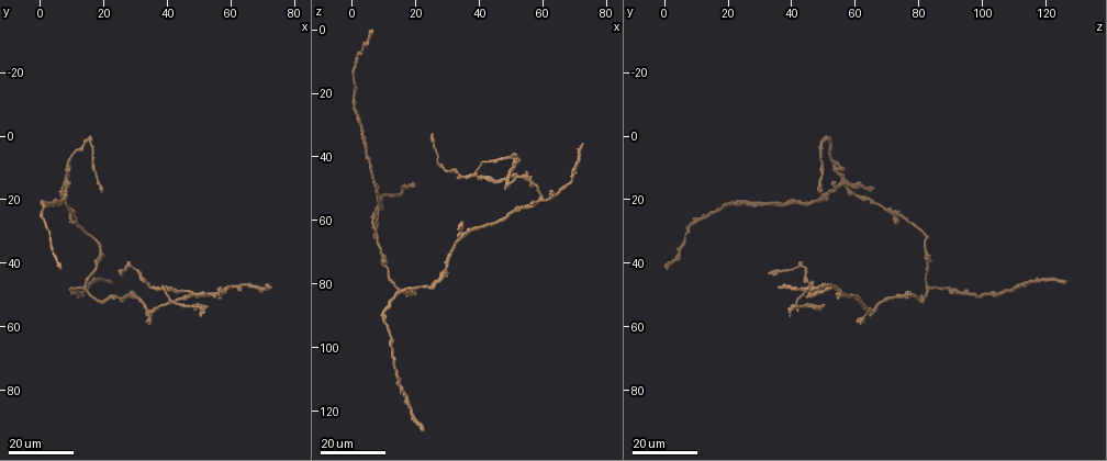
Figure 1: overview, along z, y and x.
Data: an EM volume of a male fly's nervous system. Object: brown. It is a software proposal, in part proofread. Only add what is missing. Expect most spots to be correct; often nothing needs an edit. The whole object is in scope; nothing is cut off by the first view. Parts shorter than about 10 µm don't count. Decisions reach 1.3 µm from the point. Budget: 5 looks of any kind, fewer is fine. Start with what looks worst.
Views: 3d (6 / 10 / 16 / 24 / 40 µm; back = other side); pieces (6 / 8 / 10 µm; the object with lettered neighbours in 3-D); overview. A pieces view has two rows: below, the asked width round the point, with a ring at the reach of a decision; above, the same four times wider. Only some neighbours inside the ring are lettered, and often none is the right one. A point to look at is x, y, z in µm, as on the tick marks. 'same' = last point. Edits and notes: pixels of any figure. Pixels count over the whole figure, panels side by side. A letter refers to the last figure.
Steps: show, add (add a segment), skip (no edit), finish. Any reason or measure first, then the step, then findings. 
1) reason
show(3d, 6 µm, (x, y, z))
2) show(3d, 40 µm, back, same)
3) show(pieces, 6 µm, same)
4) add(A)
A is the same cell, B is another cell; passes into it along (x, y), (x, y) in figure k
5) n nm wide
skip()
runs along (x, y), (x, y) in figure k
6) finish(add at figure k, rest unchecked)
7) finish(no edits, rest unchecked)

show(3d, 16 µm, (52, 55, 48))

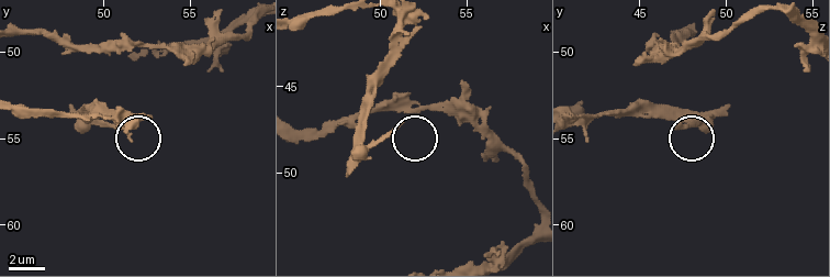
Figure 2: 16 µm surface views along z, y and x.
what lies round it
show(pieces, 6 µm, (51.2, 54.4, 47.2))

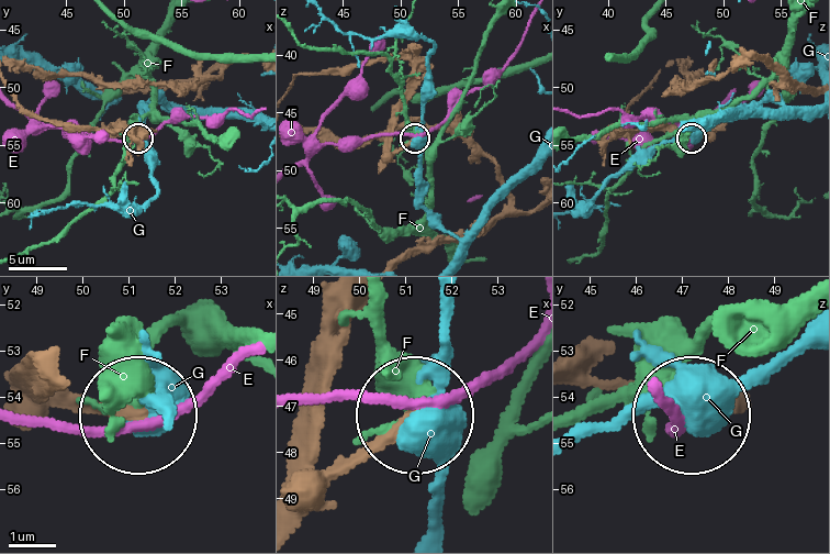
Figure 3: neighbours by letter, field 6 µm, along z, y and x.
skip()
E, F and G are other cells; no lettered segment goes on from it

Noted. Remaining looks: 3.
end of a long branch
show(3d, 16 µm, (72, 48, 36))

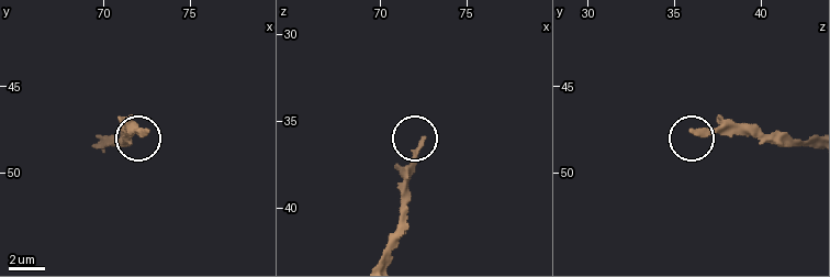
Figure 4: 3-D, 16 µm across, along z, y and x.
show(pieces, 10 µm, (72.4, 47.5, 36.0))

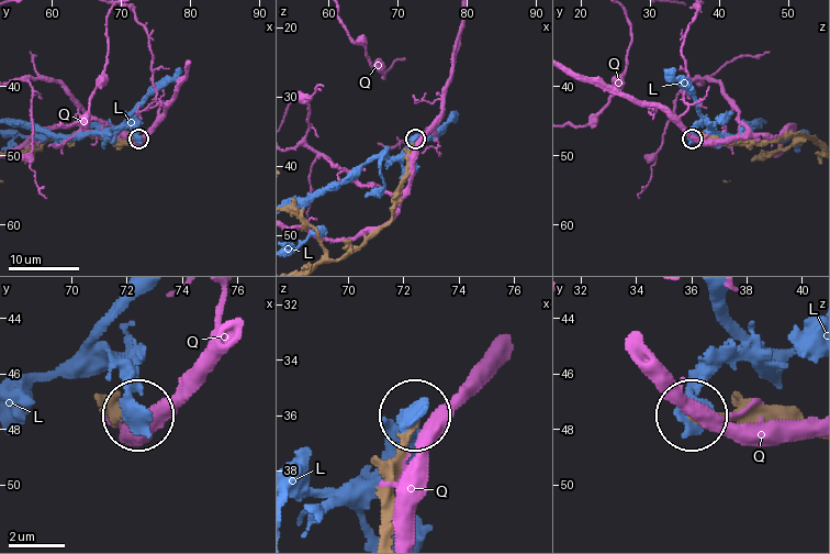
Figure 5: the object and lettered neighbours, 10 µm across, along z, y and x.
skip()
L and Q are other cells; none of them fits

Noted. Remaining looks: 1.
finish(no edits, rest unchecked)

